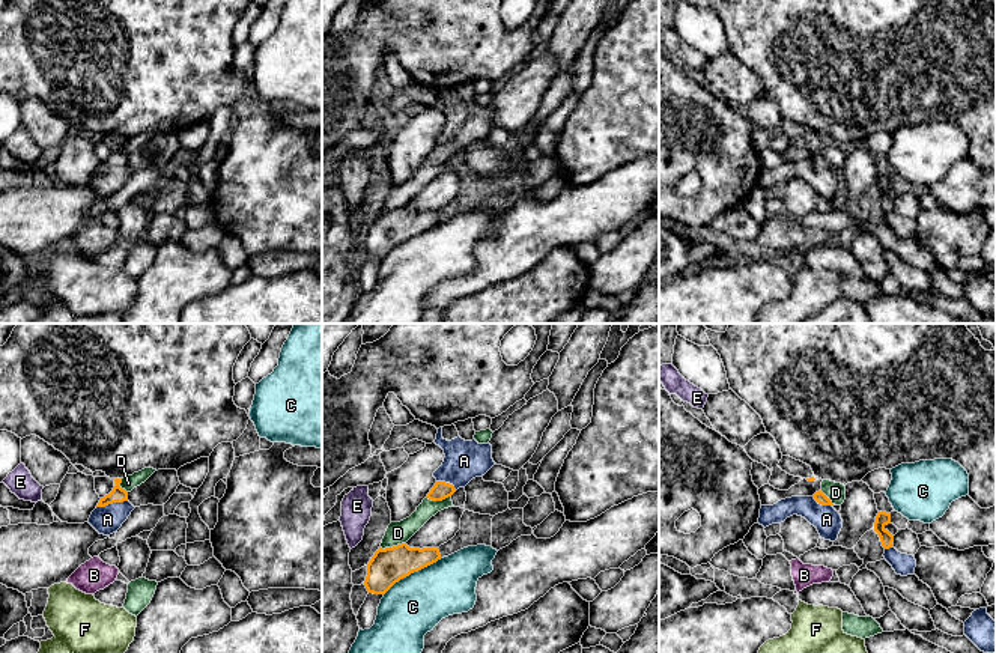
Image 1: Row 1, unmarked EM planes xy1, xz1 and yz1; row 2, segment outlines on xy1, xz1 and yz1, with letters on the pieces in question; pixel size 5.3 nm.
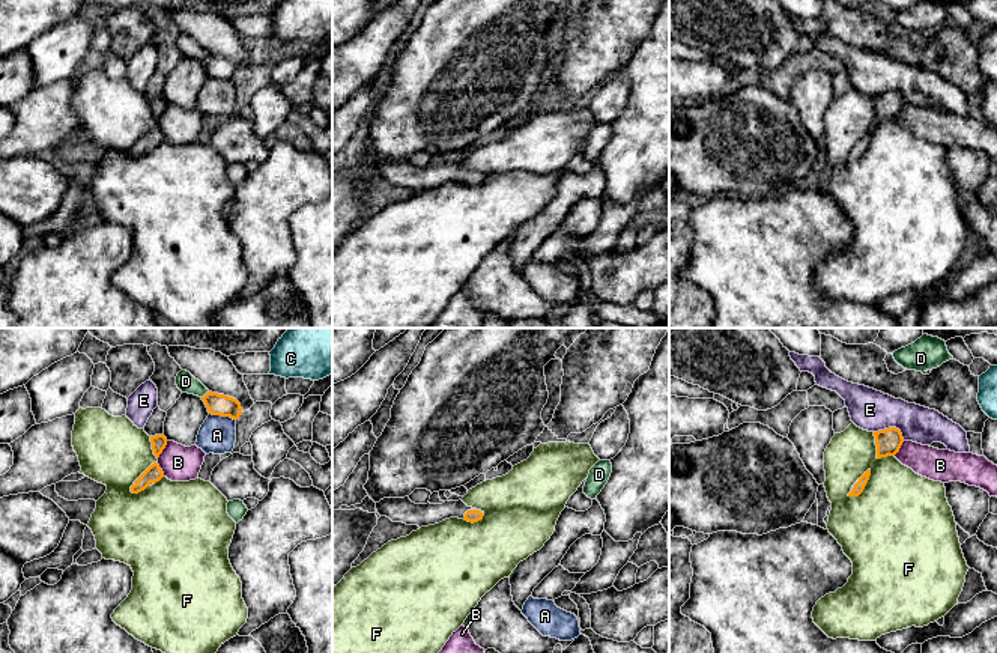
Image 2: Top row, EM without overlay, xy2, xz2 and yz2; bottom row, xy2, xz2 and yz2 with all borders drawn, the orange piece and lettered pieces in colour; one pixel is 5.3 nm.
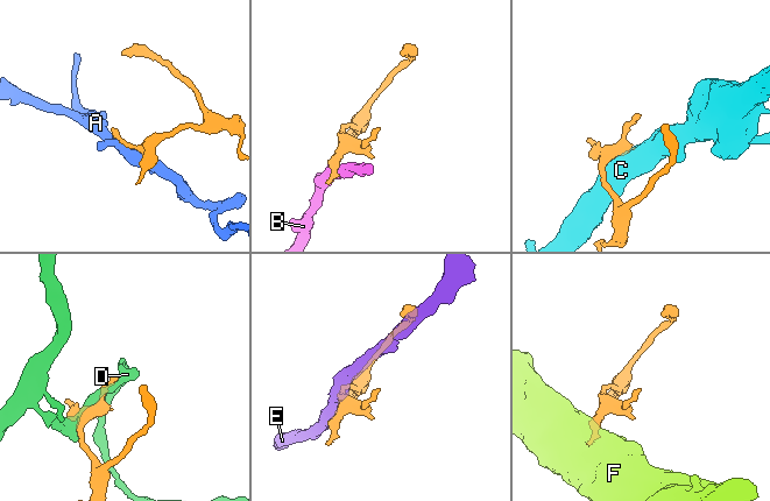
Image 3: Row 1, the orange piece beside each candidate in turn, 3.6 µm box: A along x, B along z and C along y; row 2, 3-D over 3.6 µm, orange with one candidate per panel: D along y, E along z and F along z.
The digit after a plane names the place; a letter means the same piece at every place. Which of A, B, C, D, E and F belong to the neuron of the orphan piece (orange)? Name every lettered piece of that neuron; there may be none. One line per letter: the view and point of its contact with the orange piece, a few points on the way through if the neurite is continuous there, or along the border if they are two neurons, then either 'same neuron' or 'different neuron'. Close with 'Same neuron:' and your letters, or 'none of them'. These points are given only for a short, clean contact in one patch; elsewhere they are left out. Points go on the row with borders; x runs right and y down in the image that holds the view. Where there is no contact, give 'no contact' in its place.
A: xy1 (112, 503) | different neuron
B: xy2 (163, 449) | along xy2 (167, 441), (157, 458) | different neuron
C: xz1 (412, 572) | different neuron
D: xz1 (393, 546) | different neuron
E: yz2 (892, 428) | along yz2 (874, 432), (896, 428), (904, 440) | different neuron
F: yz2 (863, 488) | along yz2 (869, 468), (865, 488), (857, 495), (847, 495) | different neuron
Same neuron: none of them

